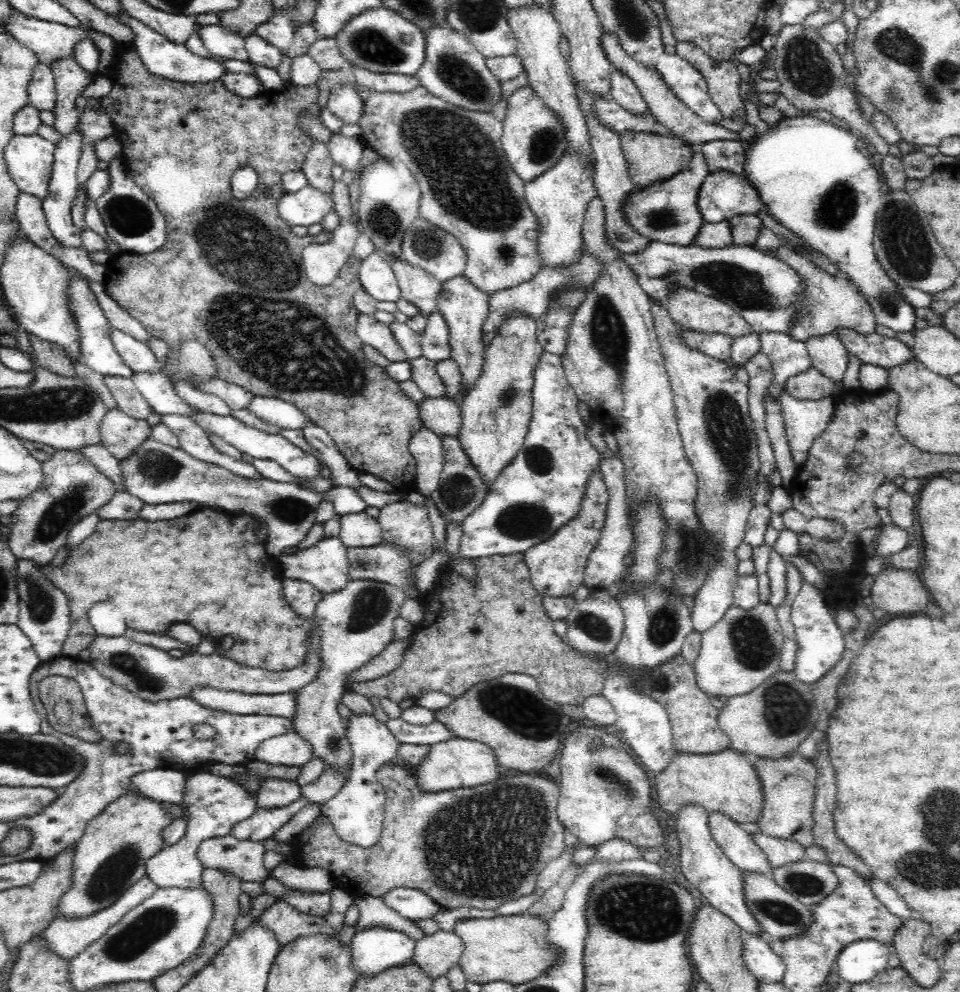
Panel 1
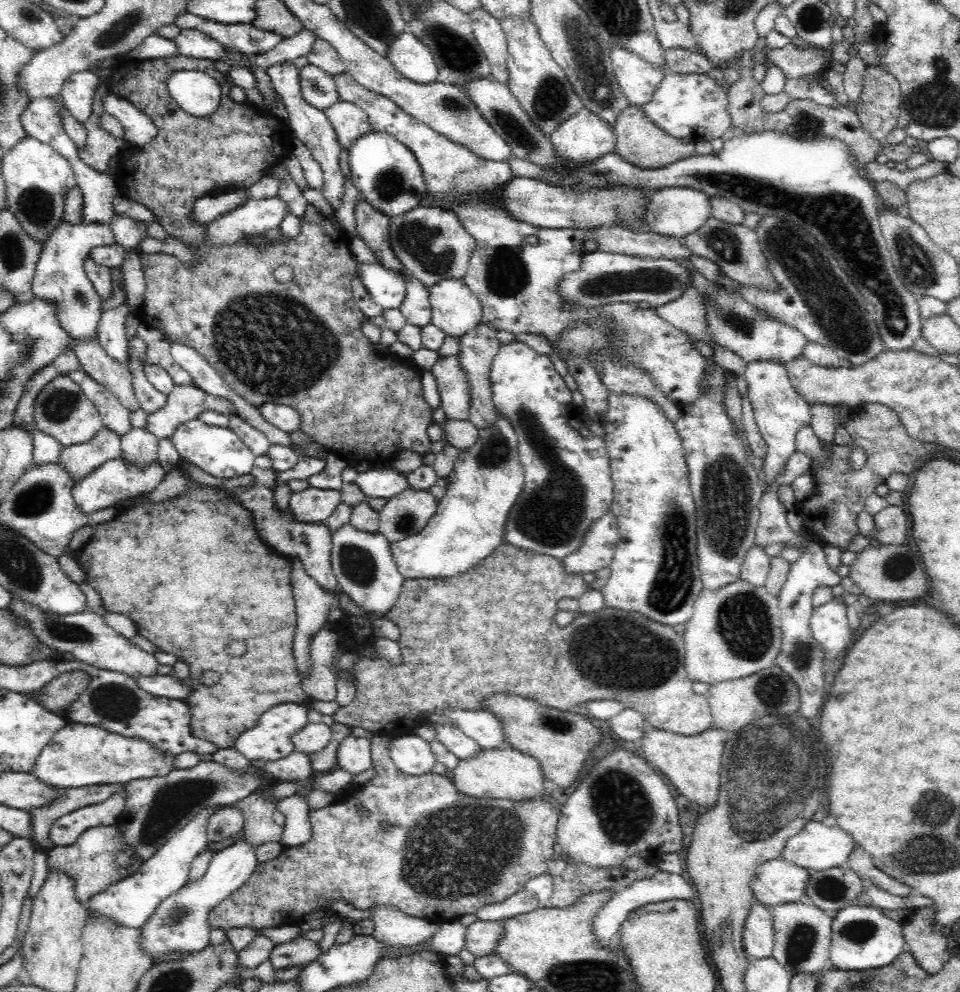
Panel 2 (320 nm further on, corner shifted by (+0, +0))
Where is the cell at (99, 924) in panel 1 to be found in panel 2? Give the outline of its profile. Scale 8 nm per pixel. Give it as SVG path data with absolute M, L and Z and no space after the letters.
M208 807L201 809L201 811L190 821L182 830L176 832L166 844L158 847L156 852L142 863L142 866L132 876L127 876L114 884L111 884L106 890L95 894L91 899L84 903L86 911L91 910L93 914L99 914L99 916L105 916L106 918L113 918L116 924L122 926L129 926L130 928L139 928L144 926L148 922L148 919L154 914L155 908L170 895L173 895L177 890L180 890L186 885L186 878L188 878L188 872L192 861L198 854L200 854L208 842L206 836L206 824L208 824L208 818L212 816L214 809Z

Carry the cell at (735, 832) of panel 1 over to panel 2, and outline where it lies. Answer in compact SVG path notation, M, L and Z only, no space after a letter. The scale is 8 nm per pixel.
M781 857L763 862L750 888L755 902L768 908L788 903L809 902L805 894L810 871Z

